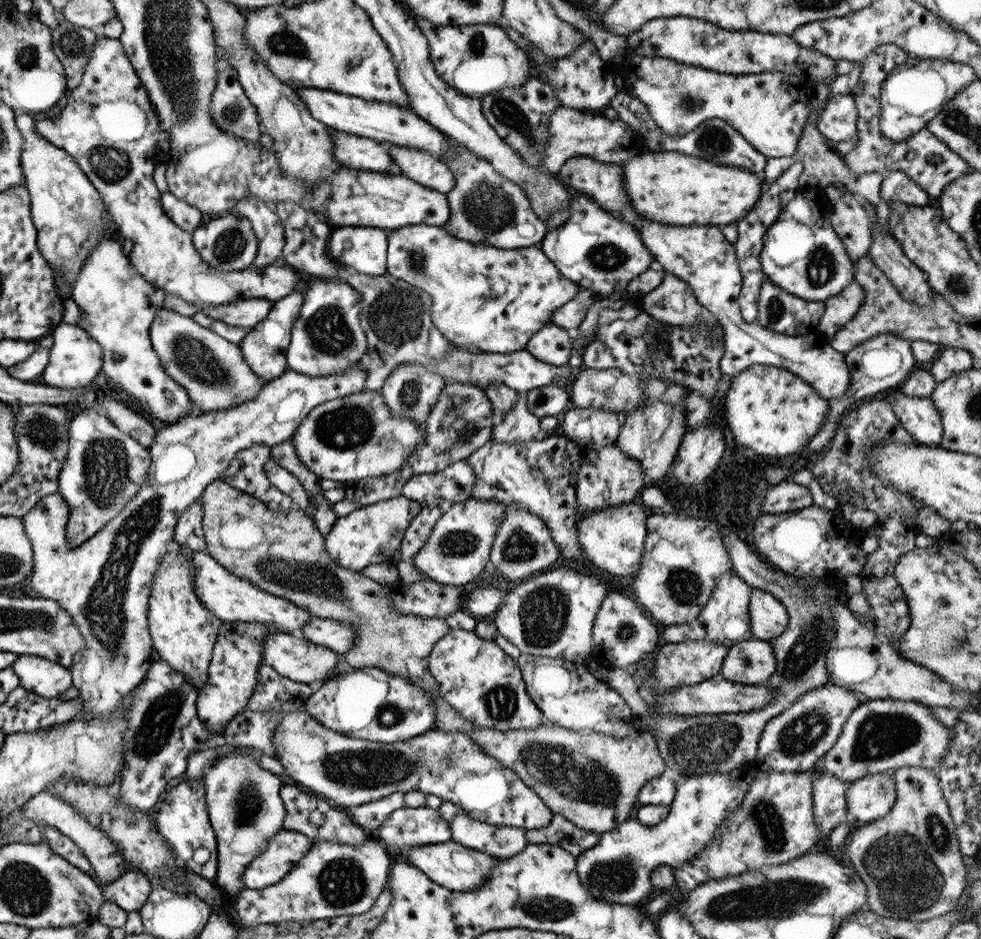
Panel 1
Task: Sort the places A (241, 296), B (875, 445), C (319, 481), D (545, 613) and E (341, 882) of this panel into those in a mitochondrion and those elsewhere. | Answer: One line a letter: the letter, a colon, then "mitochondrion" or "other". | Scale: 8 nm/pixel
A: other
B: other
C: other
D: mitochondrion
E: mitochondrion

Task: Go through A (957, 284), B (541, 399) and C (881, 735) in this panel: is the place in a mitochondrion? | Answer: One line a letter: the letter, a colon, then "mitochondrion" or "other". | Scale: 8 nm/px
A: mitochondrion
B: other
C: mitochondrion

